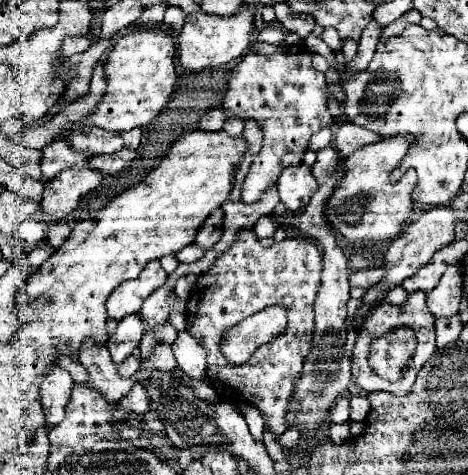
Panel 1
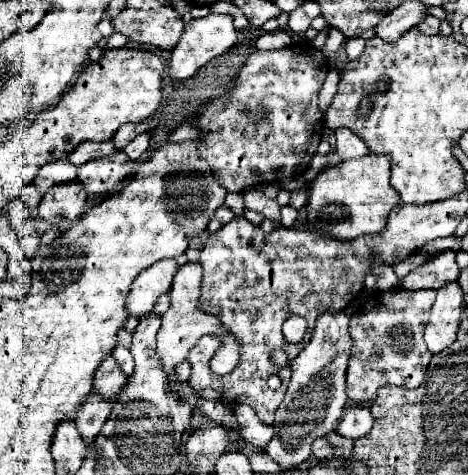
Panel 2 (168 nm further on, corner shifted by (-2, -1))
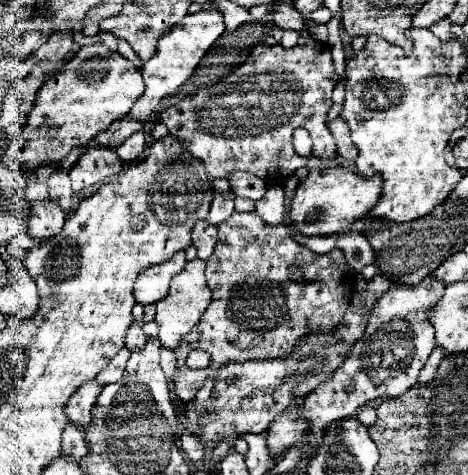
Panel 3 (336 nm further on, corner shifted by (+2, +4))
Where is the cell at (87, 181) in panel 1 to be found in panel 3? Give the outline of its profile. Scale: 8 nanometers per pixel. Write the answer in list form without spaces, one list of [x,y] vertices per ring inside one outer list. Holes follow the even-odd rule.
[[[33,203],[29,219],[29,235],[35,243],[45,243],[61,233],[65,223],[65,213],[57,203]]]

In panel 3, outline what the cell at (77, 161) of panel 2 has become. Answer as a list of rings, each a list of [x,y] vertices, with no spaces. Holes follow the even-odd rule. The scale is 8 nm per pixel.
[[[125,115],[125,119],[117,119],[107,131],[103,131],[101,135],[95,137],[95,141],[99,141],[101,145],[109,145],[109,147],[117,147],[121,145],[129,135],[143,131],[143,123],[139,123],[137,119],[133,119],[131,115]]]

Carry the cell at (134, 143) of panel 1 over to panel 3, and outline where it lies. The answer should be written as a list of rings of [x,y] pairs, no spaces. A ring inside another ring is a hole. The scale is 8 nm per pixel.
[[[137,133],[131,135],[129,139],[125,139],[119,147],[117,147],[117,155],[123,163],[133,163],[133,161],[143,161],[147,153],[147,141],[145,141],[145,133]]]

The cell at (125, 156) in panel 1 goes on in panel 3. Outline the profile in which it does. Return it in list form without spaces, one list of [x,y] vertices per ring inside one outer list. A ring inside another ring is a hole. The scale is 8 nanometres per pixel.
[[[87,149],[79,161],[71,167],[69,177],[73,191],[81,191],[95,183],[105,183],[107,179],[123,171],[121,159],[111,149]]]

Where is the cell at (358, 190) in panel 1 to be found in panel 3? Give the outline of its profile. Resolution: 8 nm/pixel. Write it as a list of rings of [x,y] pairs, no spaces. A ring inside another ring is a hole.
[[[333,167],[327,171],[309,171],[305,179],[299,181],[295,195],[291,199],[289,209],[289,225],[297,229],[297,233],[313,237],[313,235],[337,235],[345,233],[369,213],[369,207],[377,203],[381,195],[381,179],[365,179],[345,167]]]

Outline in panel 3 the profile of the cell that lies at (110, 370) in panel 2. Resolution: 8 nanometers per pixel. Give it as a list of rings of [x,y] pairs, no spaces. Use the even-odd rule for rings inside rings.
[[[89,381],[89,383],[85,383],[85,387],[75,391],[75,395],[65,405],[65,415],[67,415],[69,423],[75,423],[85,429],[93,421],[91,409],[97,405],[97,397],[99,397],[101,389],[103,389],[103,385],[99,385],[97,381]]]

